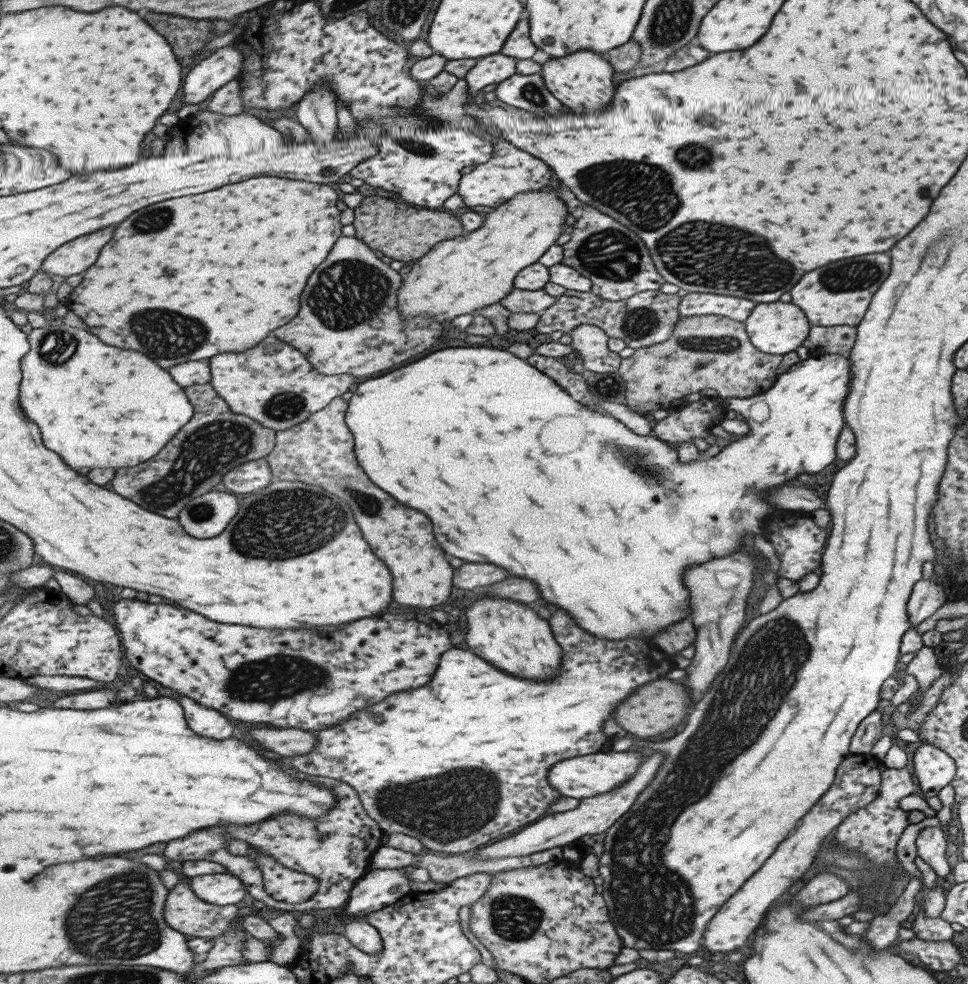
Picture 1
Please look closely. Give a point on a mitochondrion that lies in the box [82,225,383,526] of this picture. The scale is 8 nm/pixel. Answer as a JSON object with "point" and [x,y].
{"point":[210,449]}

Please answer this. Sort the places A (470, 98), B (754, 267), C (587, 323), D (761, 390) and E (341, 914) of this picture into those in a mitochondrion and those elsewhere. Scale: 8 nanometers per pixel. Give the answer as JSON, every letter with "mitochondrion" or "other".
{"A":"other","B":"mitochondrion","C":"other","D":"other","E":"other"}

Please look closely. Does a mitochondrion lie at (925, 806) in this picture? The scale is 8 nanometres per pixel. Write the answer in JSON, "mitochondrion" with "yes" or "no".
{"mitochondrion":"no"}

